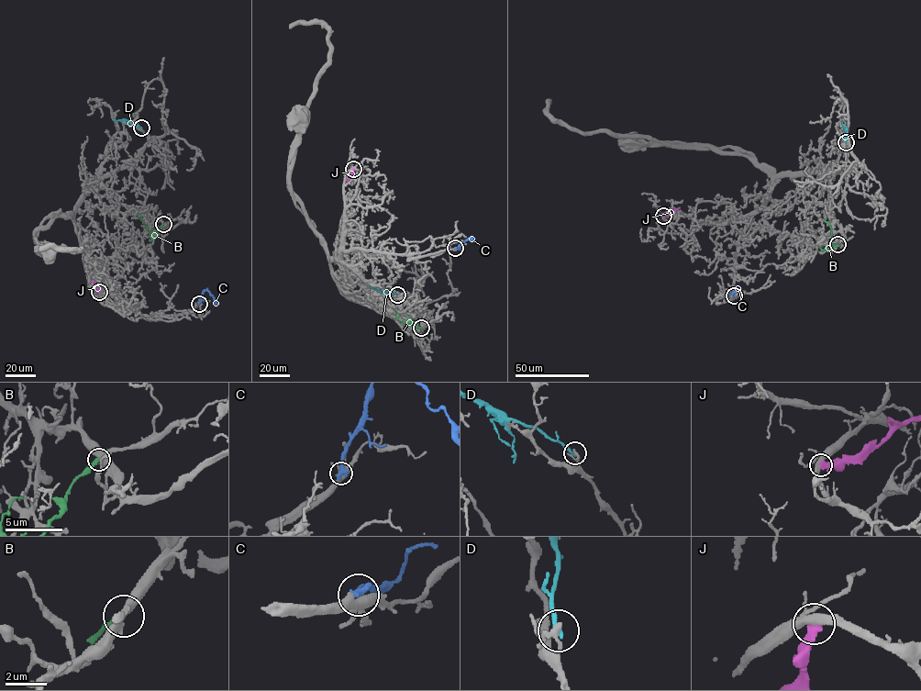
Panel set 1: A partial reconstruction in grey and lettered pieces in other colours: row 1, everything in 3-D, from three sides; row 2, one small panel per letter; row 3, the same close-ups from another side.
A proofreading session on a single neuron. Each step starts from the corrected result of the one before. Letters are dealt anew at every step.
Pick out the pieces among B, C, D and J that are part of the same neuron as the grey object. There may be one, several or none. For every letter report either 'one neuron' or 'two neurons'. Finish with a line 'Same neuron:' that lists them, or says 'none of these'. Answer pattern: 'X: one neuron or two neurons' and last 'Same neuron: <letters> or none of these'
B: two neurons
C: one neuron
D: two neurons
J: two neurons
Same neuron: C

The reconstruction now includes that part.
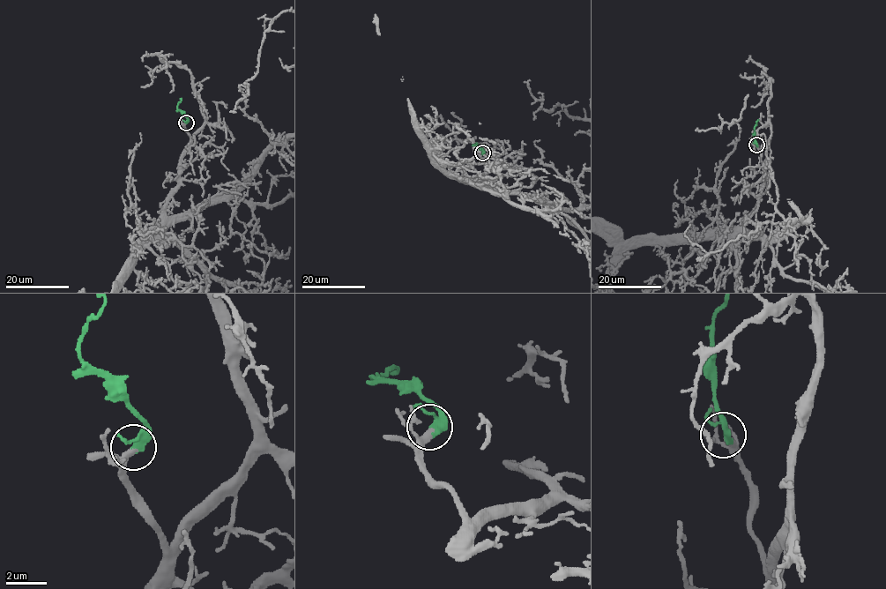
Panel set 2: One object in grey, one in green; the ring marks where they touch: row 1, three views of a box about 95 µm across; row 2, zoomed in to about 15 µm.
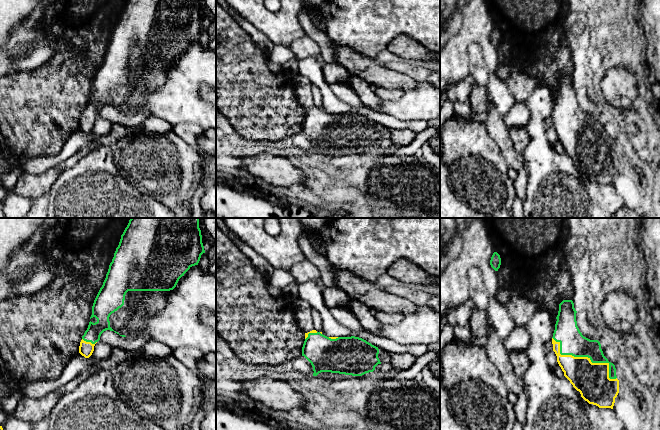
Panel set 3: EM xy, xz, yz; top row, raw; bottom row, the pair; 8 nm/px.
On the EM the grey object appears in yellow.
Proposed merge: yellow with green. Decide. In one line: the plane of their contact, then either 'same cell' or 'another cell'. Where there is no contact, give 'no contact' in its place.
yz | same cell

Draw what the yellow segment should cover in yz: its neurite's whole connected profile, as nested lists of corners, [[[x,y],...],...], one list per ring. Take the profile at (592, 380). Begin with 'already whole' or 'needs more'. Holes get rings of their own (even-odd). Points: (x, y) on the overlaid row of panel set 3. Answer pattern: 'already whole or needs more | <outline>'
needs more | [[[572,300],[559,304],[552,337],[557,362],[585,401],[599,408],[613,409],[619,393],[615,365],[604,356],[598,340],[582,335],[576,313]]]

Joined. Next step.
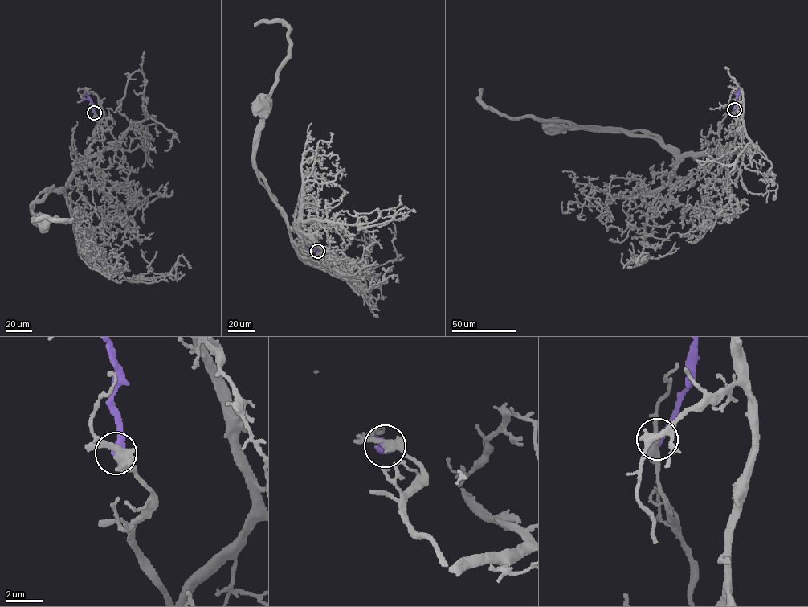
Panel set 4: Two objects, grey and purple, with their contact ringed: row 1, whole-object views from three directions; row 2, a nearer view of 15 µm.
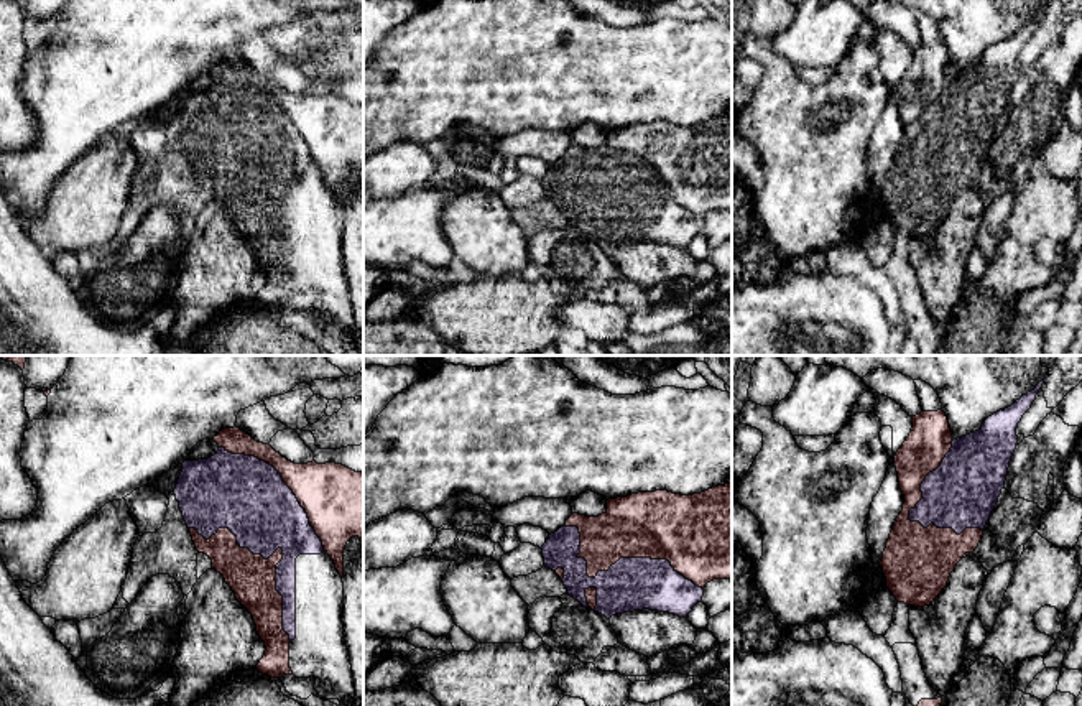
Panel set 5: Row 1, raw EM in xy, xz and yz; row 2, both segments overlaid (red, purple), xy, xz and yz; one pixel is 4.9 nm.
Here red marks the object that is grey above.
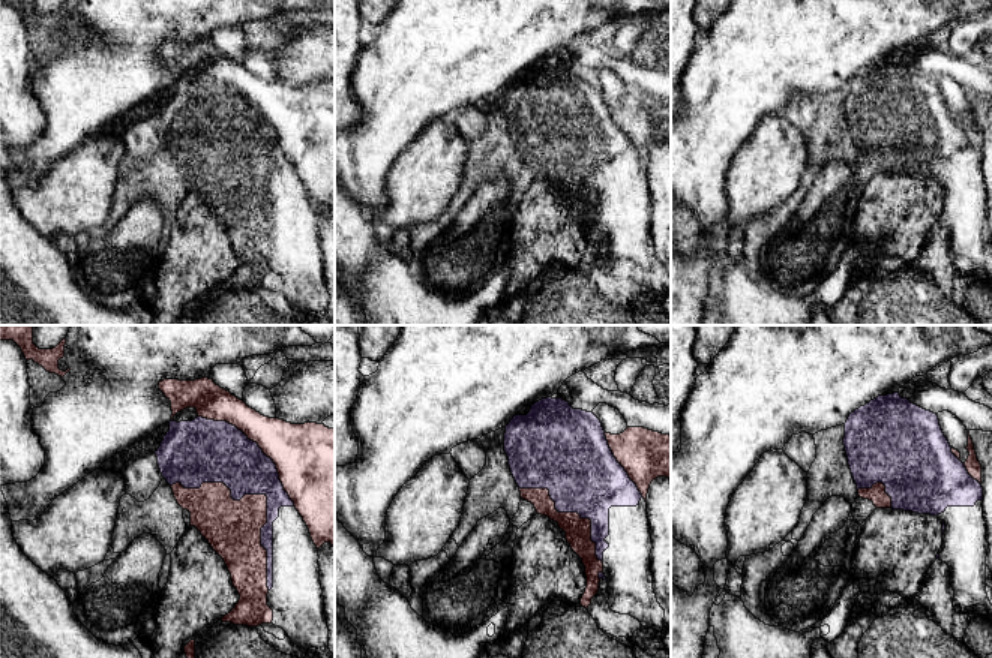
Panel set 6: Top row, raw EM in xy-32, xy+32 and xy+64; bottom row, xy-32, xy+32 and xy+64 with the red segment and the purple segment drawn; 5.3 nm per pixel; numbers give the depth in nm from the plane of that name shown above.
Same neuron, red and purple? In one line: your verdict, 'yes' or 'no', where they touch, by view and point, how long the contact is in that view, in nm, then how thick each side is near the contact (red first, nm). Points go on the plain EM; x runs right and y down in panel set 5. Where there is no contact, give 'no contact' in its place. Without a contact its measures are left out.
no; contact xy (278, 180); length 750 nm; calibres 220 and 360 nm

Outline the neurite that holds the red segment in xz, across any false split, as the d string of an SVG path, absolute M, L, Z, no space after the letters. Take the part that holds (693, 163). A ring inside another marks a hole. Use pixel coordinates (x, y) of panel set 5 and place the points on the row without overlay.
M732 115L717 117L701 125L681 127L668 122L638 123L607 132L607 143L599 148L572 145L566 158L577 158L580 165L580 184L587 193L587 207L608 202L620 189L668 191L674 202L705 219L714 211L732 211Z

